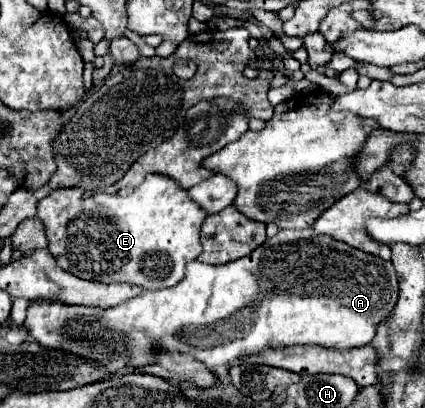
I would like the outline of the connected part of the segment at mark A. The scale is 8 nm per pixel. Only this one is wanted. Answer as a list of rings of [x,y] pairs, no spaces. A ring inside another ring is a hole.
[[[306,228],[280,230],[274,238],[266,238],[252,254],[230,264],[210,266],[194,260],[186,264],[186,274],[178,284],[162,290],[144,290],[144,294],[112,308],[72,308],[62,302],[30,302],[24,326],[40,346],[64,350],[88,362],[100,362],[108,374],[138,372],[154,364],[160,352],[190,354],[208,370],[216,370],[220,366],[240,366],[242,358],[260,354],[266,348],[326,346],[350,350],[368,346],[396,302],[398,274],[390,260],[350,248],[344,242]]]

